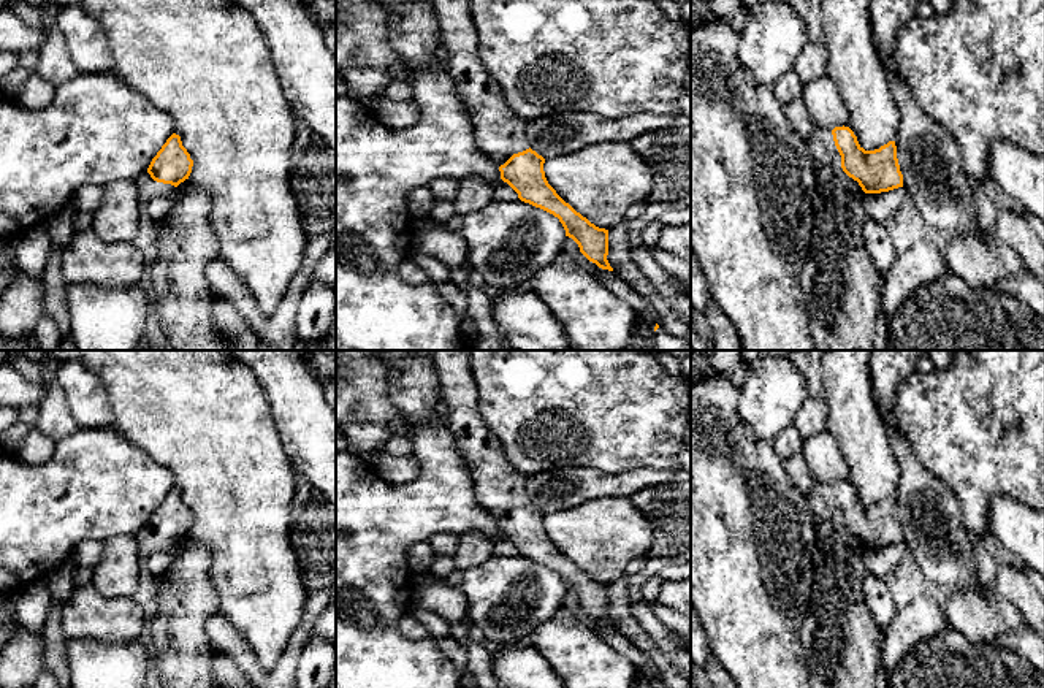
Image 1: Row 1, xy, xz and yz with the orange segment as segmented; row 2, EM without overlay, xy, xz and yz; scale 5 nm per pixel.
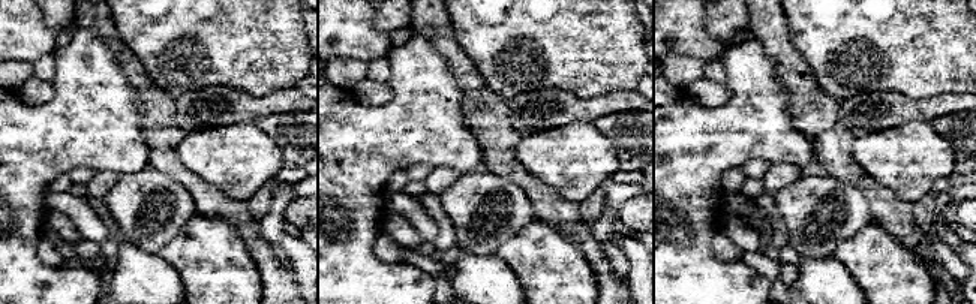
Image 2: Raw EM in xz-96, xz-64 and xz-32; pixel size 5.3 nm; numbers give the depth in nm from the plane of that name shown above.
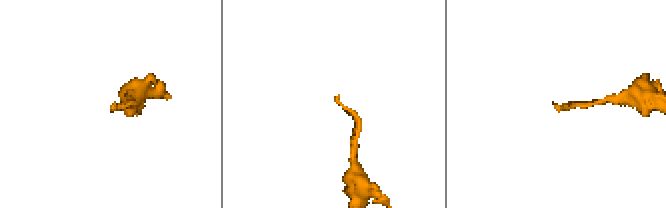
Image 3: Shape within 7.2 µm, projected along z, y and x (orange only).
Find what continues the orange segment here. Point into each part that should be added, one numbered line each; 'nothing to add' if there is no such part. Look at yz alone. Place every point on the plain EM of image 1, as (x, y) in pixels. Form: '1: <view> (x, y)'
1: yz (821, 503)

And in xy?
1: xy (148, 544)

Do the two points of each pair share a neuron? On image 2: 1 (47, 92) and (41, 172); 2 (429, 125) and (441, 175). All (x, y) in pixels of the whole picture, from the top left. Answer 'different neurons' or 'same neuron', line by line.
1: different neurons
2: different neurons

